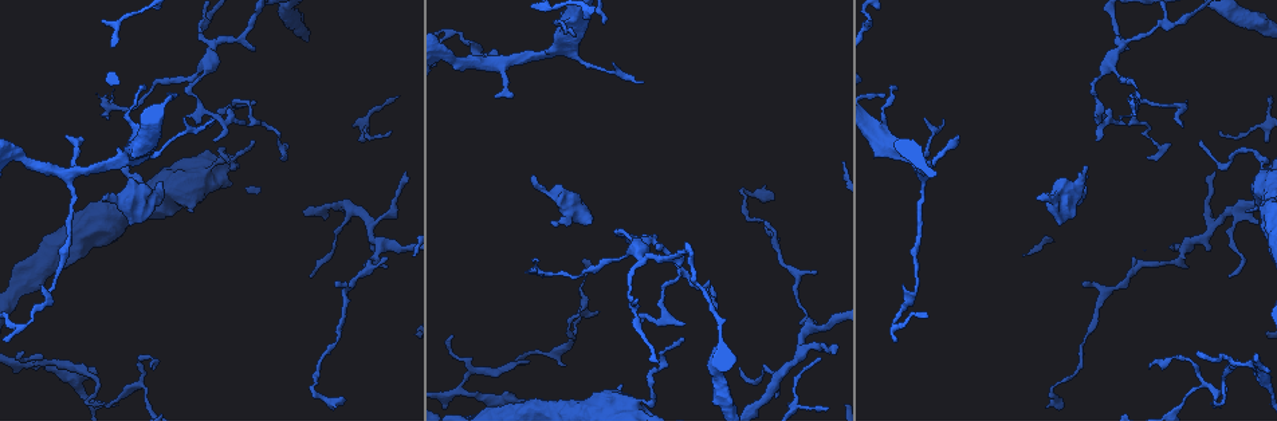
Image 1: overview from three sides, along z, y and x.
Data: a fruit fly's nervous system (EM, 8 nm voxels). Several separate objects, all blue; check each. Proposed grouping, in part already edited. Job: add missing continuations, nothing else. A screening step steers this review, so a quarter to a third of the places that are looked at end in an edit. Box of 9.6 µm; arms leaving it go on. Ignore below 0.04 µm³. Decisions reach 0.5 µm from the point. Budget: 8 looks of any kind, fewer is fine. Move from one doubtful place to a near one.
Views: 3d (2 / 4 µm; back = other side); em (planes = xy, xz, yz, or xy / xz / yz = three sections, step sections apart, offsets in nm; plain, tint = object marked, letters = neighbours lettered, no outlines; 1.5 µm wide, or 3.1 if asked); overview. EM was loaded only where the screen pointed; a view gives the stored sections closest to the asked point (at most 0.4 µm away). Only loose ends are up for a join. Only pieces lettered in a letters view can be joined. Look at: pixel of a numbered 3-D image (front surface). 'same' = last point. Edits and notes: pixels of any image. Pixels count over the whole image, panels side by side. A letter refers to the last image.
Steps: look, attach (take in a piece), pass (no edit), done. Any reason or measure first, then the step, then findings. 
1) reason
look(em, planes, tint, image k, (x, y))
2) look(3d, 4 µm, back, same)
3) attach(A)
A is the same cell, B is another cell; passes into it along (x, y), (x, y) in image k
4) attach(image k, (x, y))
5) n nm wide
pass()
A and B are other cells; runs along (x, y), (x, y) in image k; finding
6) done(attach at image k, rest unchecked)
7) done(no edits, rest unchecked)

look(3d, 2 µm, image 1, (103, 197))

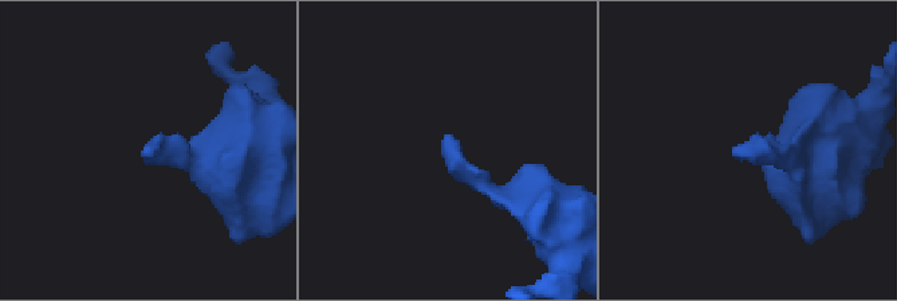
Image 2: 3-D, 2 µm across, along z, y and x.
look(em, planes, plain, image 2, (449, 140))

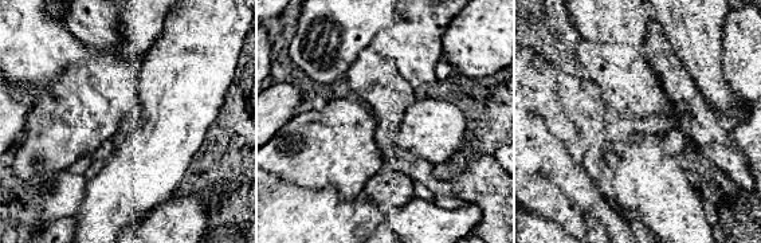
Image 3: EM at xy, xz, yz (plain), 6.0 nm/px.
what lies round it
look(em, planes, letters, same)

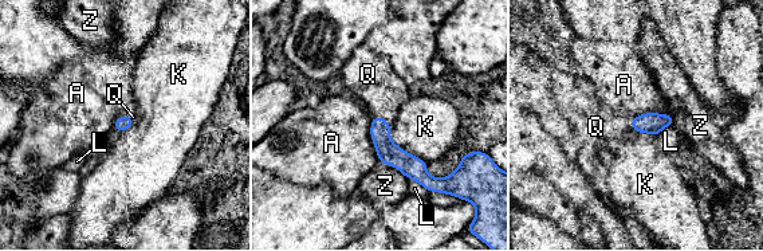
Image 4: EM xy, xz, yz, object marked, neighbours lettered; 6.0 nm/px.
attach(Q)
Q is the same cell, A, K, L and Z are other cells; the cell continues

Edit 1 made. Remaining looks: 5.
redraw
look(overview)

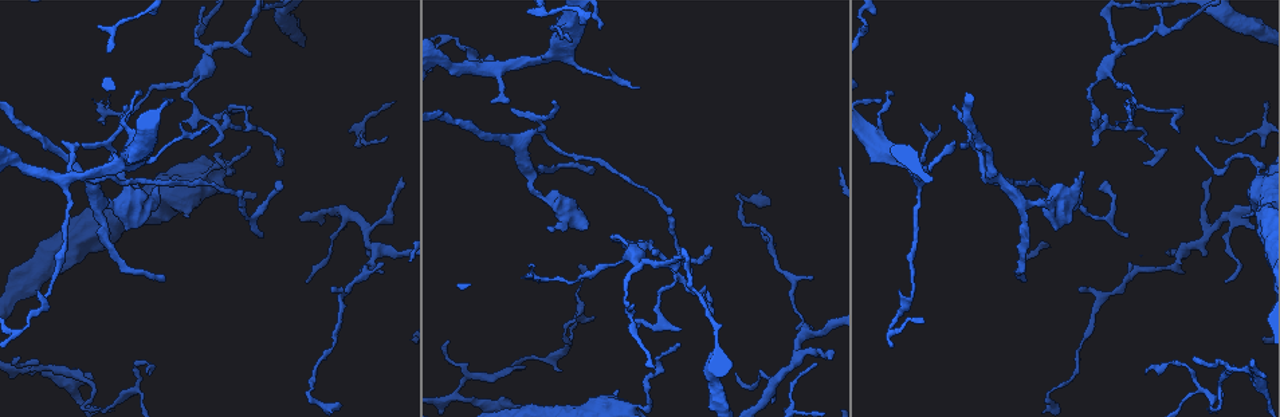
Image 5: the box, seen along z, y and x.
thin end
look(em, planes, tint, image 5, (639, 86))

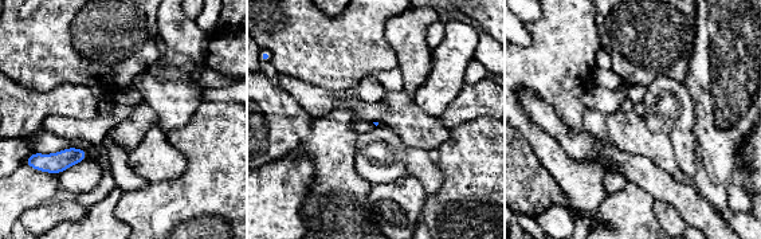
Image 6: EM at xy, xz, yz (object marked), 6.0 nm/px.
look(em, planes, letters, same)

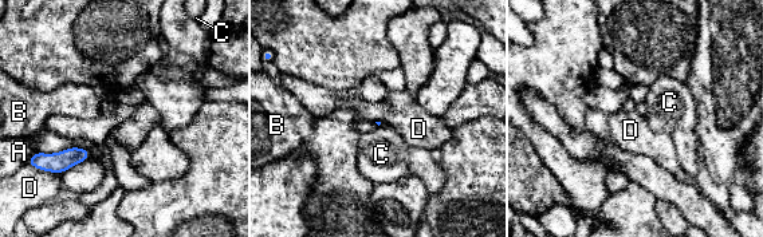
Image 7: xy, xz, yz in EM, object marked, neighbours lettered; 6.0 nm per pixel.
pass()
A, B, C and D are other cells; border along (44, 170), (61, 174) in image 7; none of them fits

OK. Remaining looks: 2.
thin end
look(3d, 2 µm, image 5, (1179, 133))

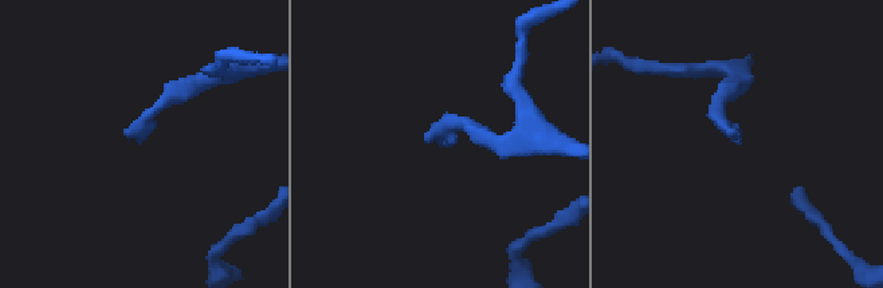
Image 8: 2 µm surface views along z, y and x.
now the EM
look(em, xz, step 4, letters, image 8, (424, 139))

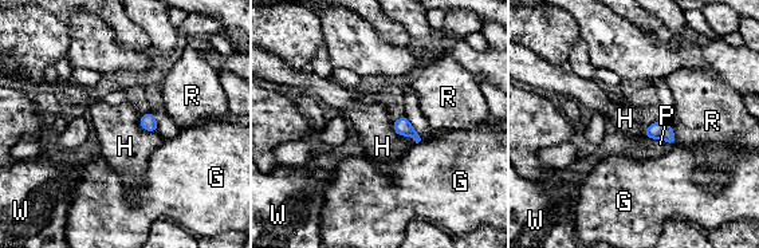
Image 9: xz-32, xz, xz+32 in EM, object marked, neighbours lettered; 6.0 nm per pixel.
H touches over 200 nm
pass()
G, H, P, R and W are other cells; no lettered piece goes on from it

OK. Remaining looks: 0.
done(attach at image 4, rest unchecked)

